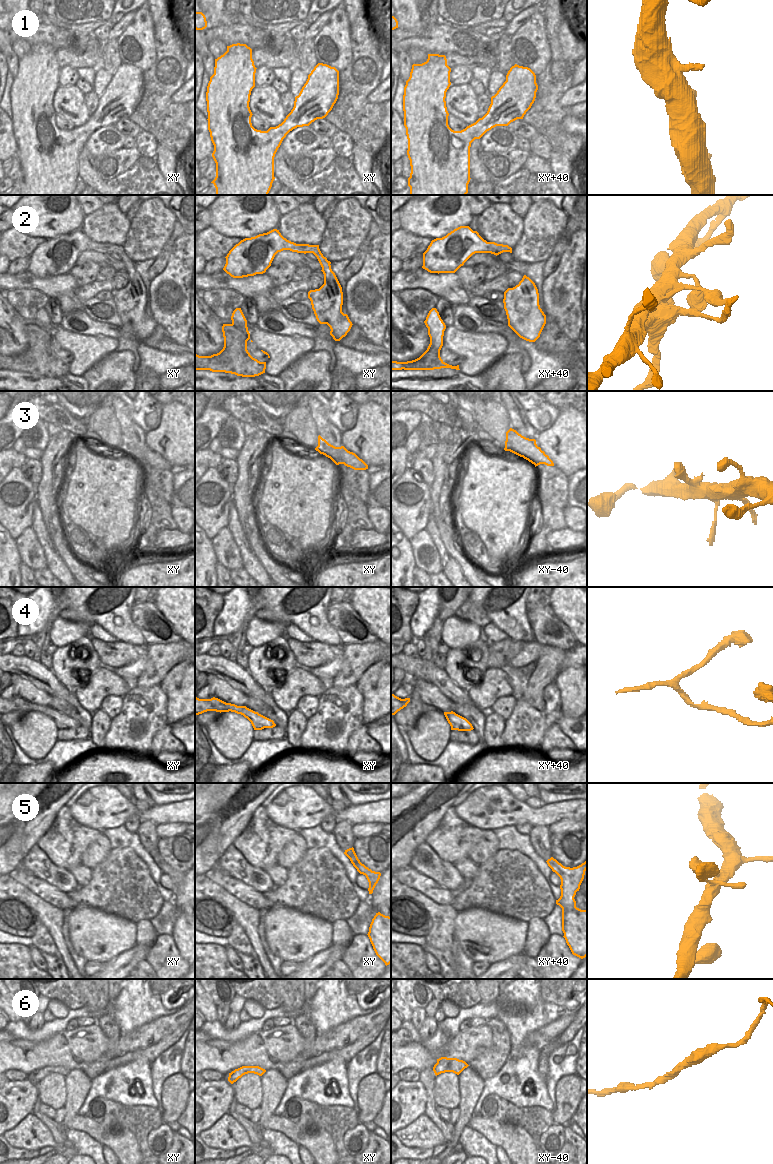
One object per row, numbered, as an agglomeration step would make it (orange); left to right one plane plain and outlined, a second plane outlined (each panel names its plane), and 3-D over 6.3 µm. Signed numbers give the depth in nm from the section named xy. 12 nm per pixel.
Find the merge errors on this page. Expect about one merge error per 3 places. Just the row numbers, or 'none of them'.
2

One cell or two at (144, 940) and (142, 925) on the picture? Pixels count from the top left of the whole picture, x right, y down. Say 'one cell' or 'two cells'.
one cell

